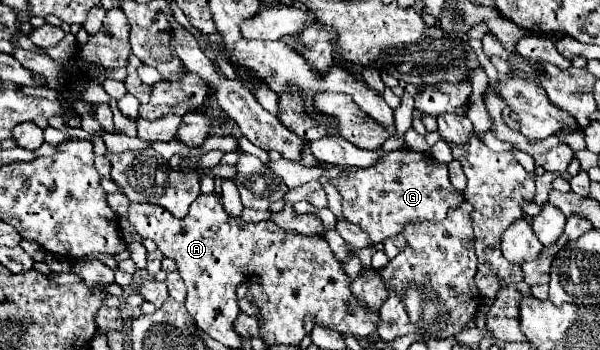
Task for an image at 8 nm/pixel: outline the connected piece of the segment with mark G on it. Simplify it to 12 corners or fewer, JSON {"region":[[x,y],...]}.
{"region":[[412,149],[330,183],[372,243],[440,221],[462,193]]}

